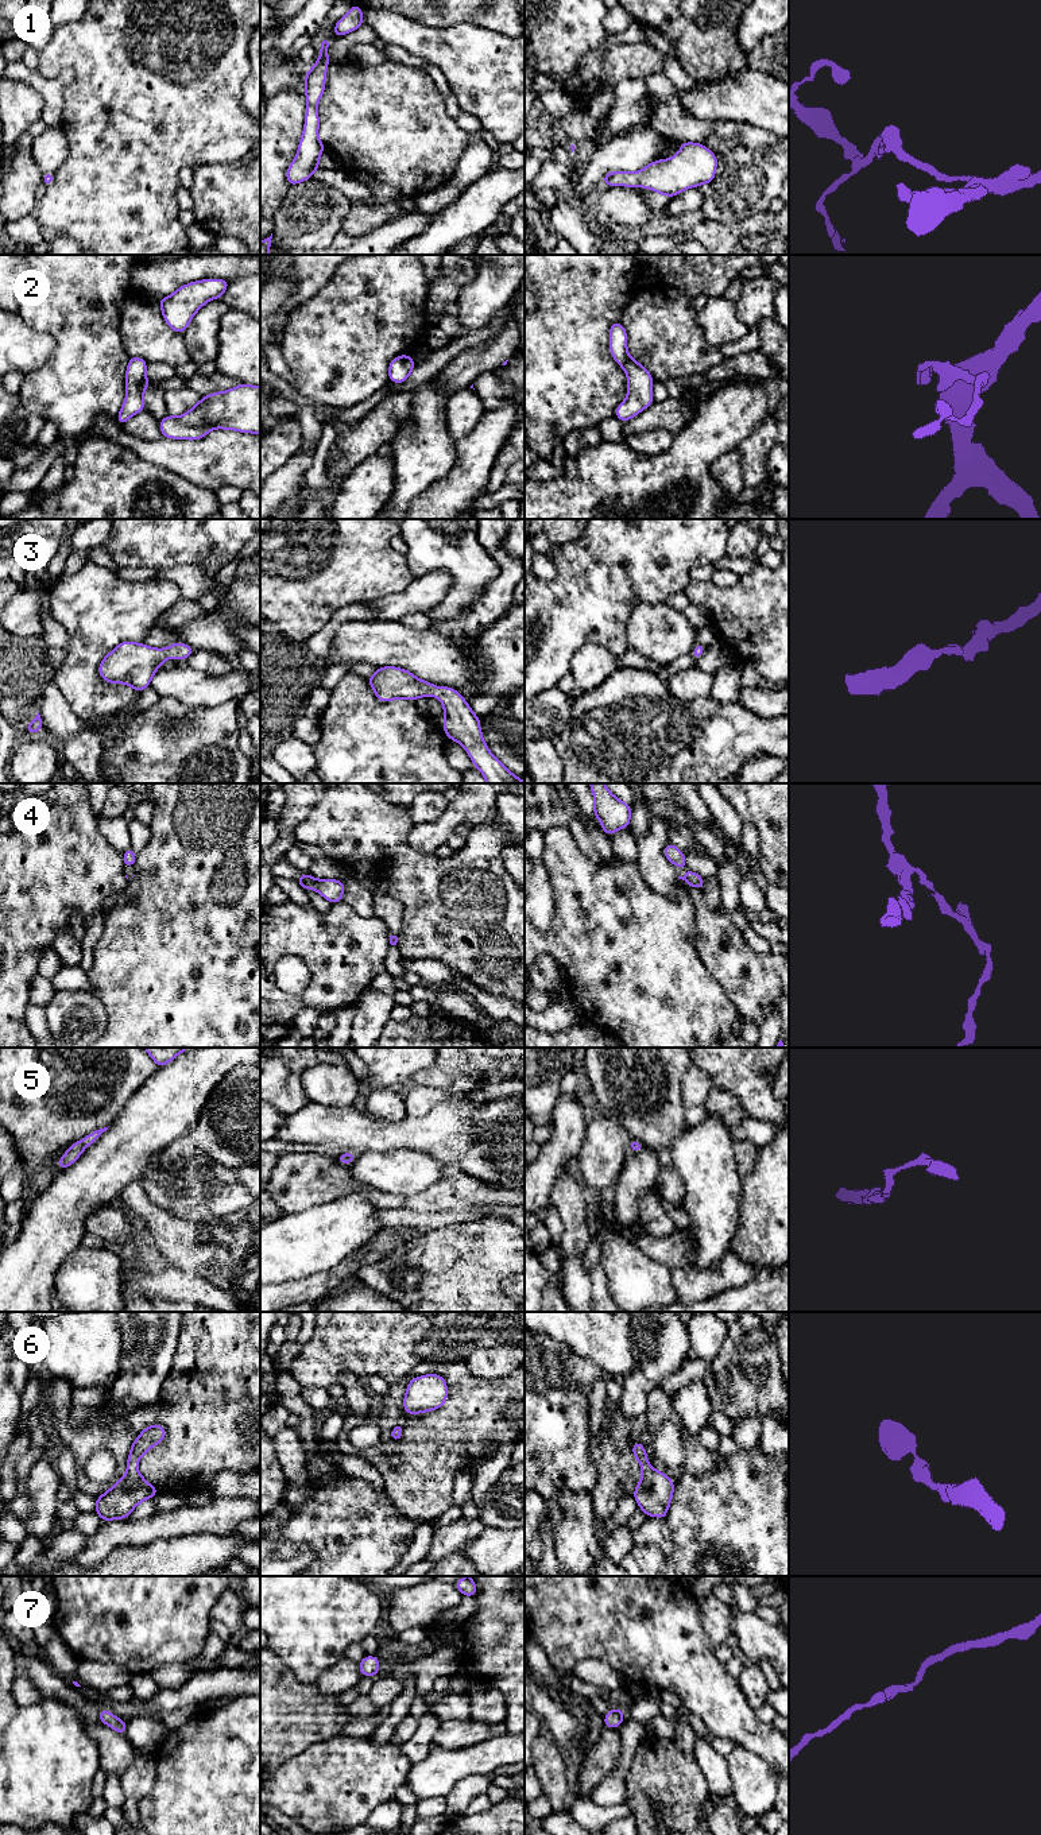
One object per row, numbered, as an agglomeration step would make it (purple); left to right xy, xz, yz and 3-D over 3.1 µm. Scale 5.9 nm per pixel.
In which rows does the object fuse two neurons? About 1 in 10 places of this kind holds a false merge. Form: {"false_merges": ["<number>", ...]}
{"false_merges": []}

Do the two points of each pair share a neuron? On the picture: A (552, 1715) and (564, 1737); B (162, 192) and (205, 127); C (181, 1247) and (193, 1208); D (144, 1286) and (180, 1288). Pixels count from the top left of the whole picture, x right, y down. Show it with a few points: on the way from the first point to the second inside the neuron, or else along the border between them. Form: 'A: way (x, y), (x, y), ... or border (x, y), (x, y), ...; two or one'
A: way (557, 1721), (564, 1727), (564, 1731); one
B: way (162, 175), (162, 170), (189, 143); one
C: border (177, 1215), (197, 1219); two
D: way (153, 1286), (171, 1286); one

